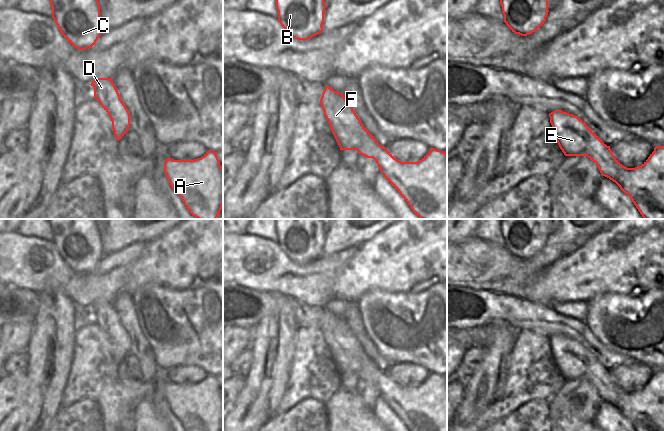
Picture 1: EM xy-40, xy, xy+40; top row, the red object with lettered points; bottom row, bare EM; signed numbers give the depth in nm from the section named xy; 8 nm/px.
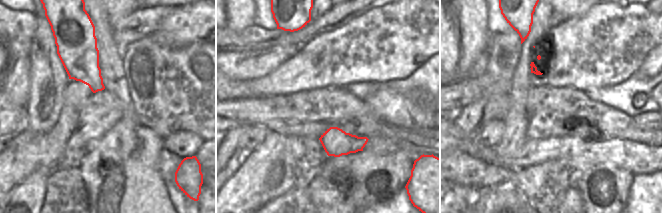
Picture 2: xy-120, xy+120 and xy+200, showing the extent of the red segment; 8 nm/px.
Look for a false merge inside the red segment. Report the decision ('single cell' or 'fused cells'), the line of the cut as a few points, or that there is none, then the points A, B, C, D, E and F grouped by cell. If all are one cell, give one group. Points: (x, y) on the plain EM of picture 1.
single cell | no cut | A B C D E F

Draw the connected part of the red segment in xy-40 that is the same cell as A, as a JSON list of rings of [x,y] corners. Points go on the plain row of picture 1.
[[[215,375],[195,384],[167,382],[164,397],[186,431],[223,430],[223,392]]]

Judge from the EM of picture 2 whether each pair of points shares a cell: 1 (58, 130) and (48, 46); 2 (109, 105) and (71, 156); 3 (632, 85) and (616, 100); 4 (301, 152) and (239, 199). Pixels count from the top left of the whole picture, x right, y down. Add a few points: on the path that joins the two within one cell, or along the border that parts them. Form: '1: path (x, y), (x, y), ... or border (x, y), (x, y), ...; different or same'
1: border (63, 98), (57, 122), (47, 132), (37, 133); different
2: path (96, 118), (80, 143); same
3: path (628, 89), (620, 97); same
4: path (284, 152), (278, 152), (254, 176), (253, 182); same

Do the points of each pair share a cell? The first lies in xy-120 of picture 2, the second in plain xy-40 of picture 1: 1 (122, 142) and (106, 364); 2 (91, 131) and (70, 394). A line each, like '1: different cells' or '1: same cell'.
1: different cells
2: same cell

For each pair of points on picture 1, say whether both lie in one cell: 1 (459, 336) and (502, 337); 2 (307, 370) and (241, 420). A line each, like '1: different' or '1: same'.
1: different
2: different

